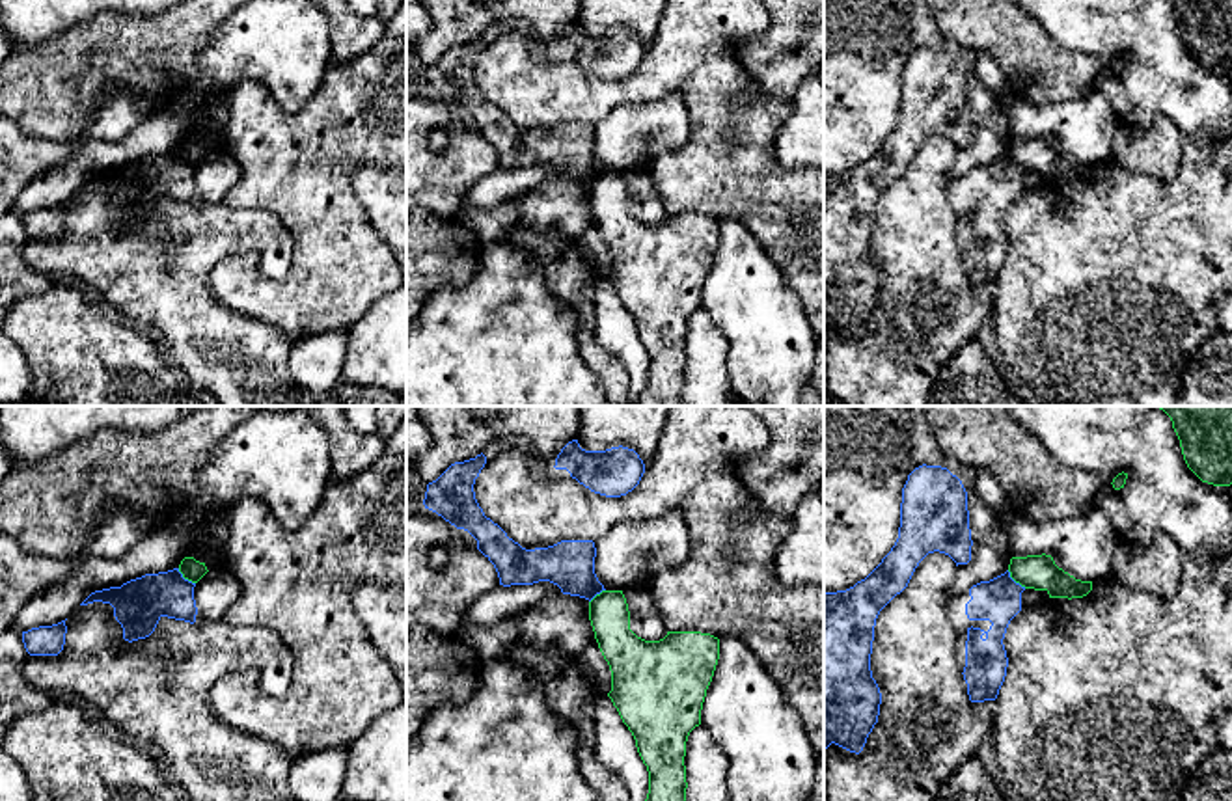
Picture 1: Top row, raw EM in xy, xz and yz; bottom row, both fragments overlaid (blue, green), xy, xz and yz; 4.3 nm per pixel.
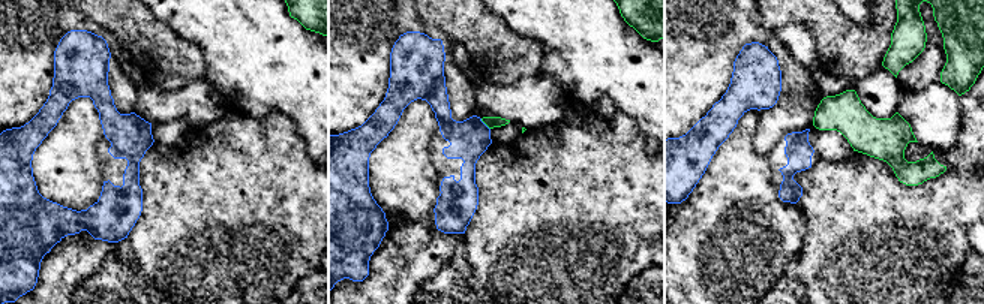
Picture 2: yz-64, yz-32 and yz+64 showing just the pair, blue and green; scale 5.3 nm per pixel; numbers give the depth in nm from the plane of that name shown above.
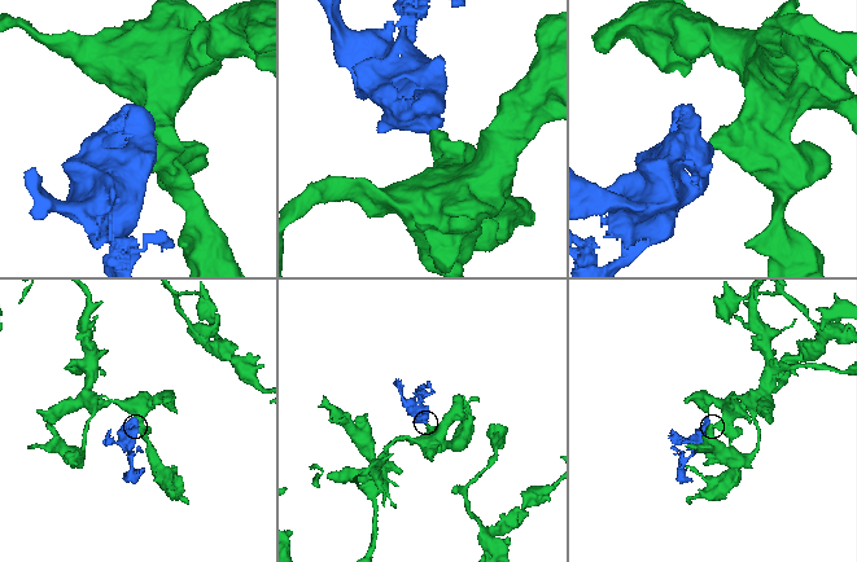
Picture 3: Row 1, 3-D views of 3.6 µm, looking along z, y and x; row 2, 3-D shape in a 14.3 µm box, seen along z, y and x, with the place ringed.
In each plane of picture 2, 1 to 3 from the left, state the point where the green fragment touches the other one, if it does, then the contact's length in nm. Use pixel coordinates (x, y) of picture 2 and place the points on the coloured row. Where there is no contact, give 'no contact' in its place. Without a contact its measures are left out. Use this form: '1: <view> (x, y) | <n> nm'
1: no contact
2: yz-32 (485, 125) | 80 nm
3: no contact

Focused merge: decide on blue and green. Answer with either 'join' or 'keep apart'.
keep apart

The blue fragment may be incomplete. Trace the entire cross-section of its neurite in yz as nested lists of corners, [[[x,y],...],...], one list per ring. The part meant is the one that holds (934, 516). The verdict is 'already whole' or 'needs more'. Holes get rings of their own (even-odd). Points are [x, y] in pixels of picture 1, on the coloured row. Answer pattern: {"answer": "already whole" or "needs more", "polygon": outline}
{"answer": "already whole", "polygon": [[[941,466],[915,468],[902,488],[898,538],[891,551],[854,587],[824,594],[824,756],[831,743],[859,754],[878,723],[882,693],[872,678],[870,654],[880,611],[908,587],[928,553],[945,553],[958,566],[971,561],[971,546],[962,481]]]}

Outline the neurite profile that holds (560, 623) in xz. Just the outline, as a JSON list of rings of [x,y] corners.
[[[570,594],[544,598],[498,624],[460,626],[455,635],[470,645],[483,661],[496,661],[518,645],[578,656],[595,641],[589,607]]]

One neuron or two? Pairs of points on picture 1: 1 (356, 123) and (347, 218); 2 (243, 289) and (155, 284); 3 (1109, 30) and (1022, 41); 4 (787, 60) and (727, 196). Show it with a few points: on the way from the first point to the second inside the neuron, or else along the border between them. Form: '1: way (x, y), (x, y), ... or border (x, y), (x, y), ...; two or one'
1: way (338, 148), (338, 194); one
2: border (237, 252), (213, 269), (209, 291), (245, 315); two
3: border (1033, 19), (1057, 43), (1091, 54); two
4: border (740, 66), (770, 95), (789, 101); two

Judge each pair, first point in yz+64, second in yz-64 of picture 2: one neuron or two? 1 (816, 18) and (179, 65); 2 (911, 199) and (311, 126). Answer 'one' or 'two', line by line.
1: one
2: two

